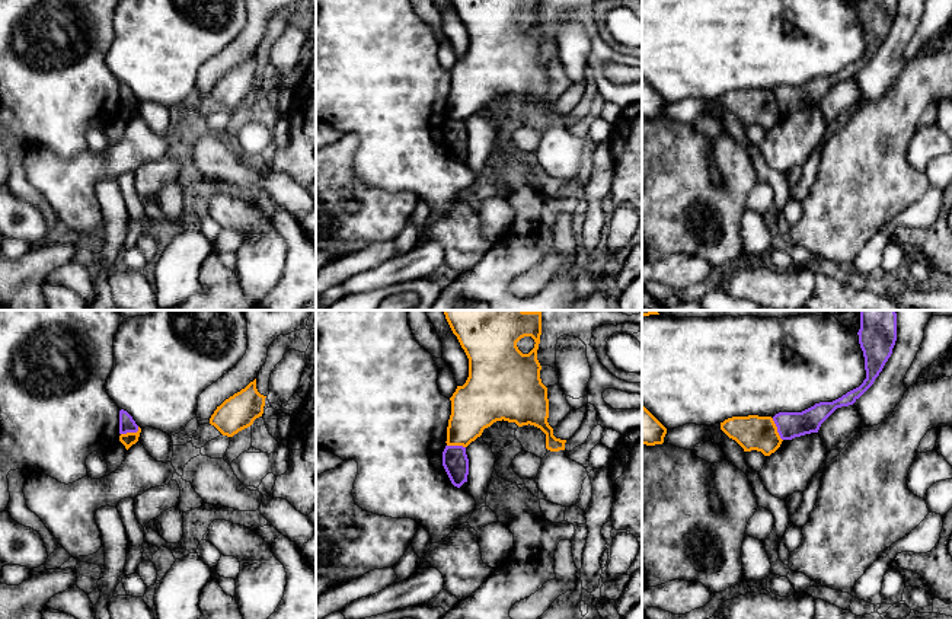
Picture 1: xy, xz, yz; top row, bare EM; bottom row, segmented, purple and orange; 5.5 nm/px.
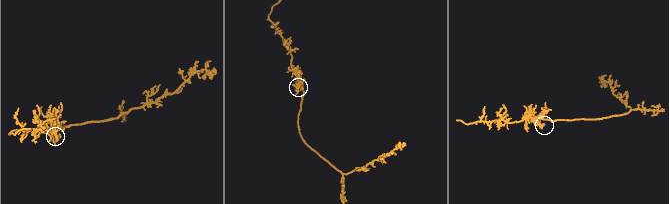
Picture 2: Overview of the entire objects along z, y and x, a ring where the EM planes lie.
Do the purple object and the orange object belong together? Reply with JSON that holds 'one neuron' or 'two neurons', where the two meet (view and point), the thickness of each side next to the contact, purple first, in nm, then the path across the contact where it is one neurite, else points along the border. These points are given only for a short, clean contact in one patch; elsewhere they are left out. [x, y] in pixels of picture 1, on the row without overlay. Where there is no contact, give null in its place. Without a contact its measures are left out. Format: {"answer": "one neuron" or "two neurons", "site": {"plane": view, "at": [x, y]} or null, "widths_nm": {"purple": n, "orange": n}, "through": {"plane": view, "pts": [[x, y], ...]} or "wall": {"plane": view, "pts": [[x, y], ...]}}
{"answer": "two neurons", "site": {"plane": "yz", "at": [778, 104]}, "widths_nm": {"purple": 140, "orange": 190}, "wall": {"plane": "yz", "pts": [[772, 92], [782, 114]]}}

